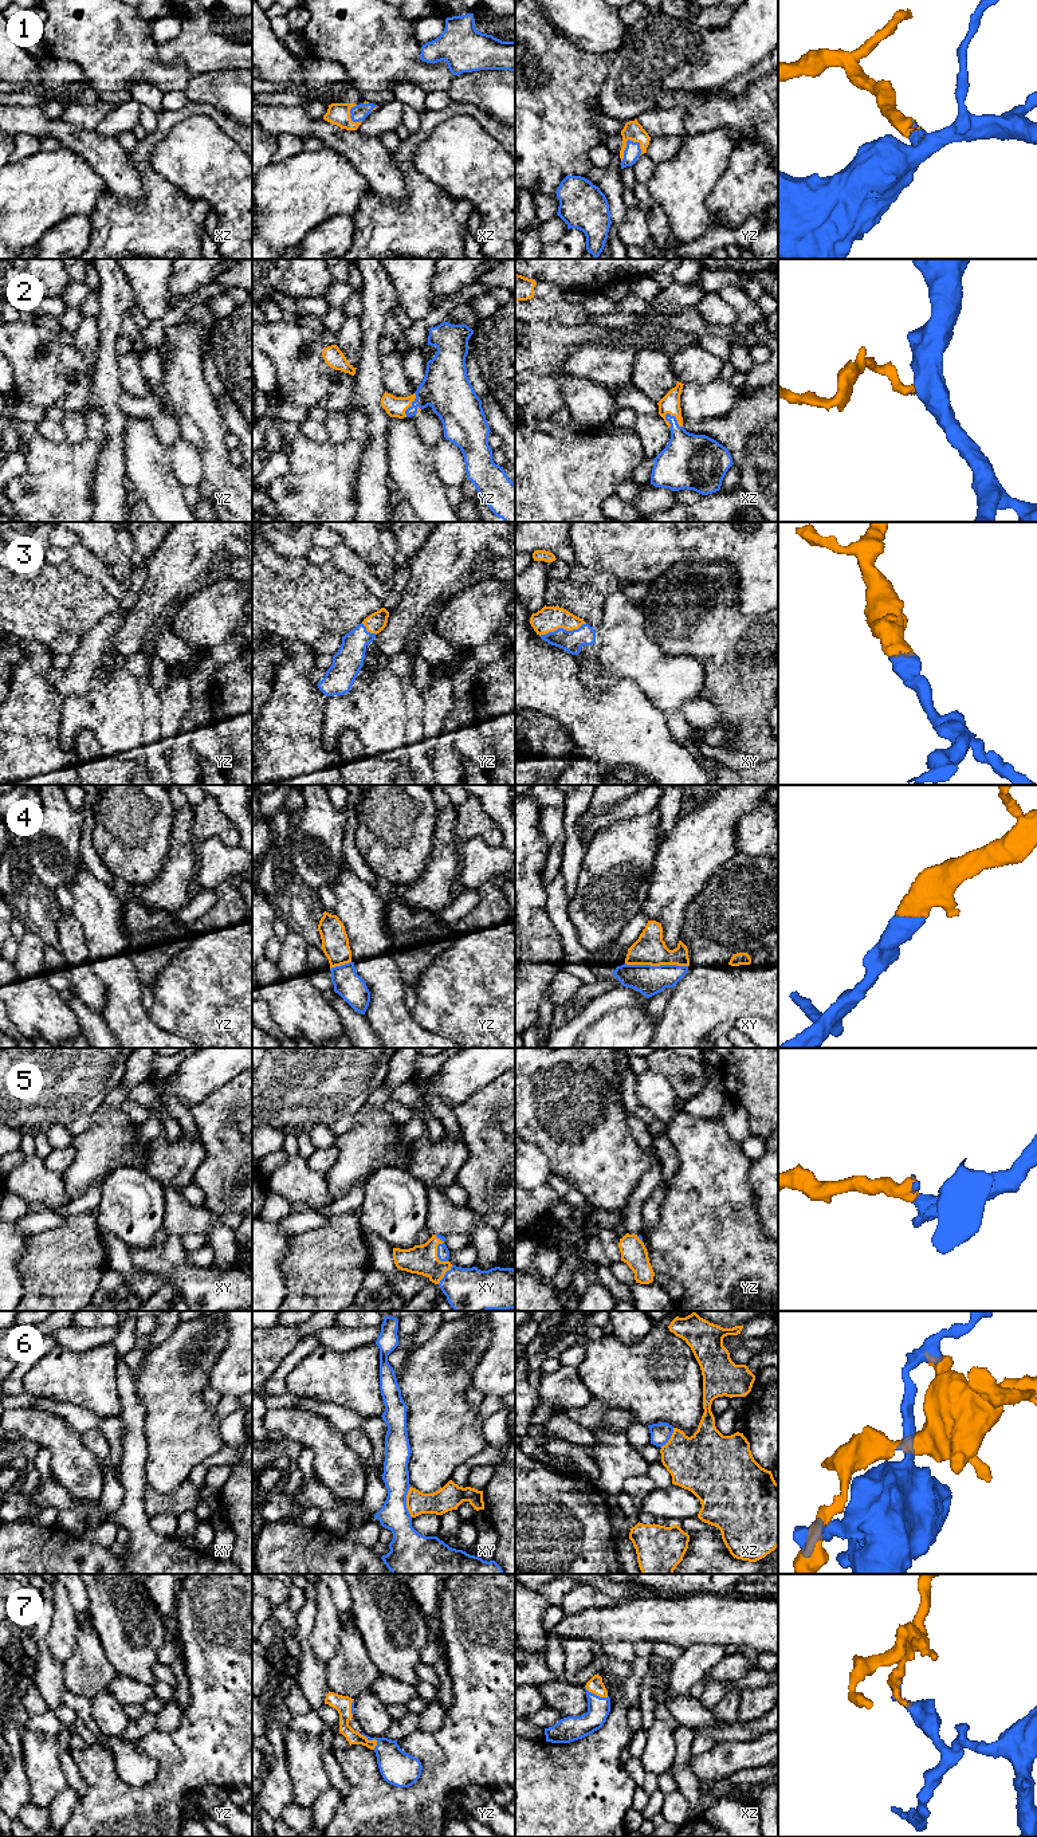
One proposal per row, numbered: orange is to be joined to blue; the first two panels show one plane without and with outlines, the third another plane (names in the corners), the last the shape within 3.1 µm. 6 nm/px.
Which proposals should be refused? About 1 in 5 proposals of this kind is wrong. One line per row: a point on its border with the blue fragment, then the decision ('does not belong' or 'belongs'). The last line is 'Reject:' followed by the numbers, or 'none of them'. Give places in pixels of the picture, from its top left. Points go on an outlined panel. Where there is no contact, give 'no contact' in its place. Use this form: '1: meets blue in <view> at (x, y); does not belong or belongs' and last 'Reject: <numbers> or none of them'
1: meets blue in yz at (627, 145); belongs
2: meets blue in xz at (675, 417); belongs
3: meets blue in xy at (562, 628); belongs
4: meets blue in xy at (656, 966); belongs
5: meets blue in xy at (438, 1251); belongs
6: meets blue in xy at (405, 1502); does not belong
7: meets blue in yz at (372, 1739); belongs
Reject: 6

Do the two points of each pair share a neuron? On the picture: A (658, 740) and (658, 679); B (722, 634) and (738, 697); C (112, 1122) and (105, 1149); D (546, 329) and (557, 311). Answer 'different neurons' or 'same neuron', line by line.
A: different neurons
B: same neuron
C: same neuron
D: different neurons

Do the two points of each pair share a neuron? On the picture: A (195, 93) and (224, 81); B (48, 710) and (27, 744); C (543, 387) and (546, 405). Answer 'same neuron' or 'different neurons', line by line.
A: same neuron
B: same neuron
C: same neuron

